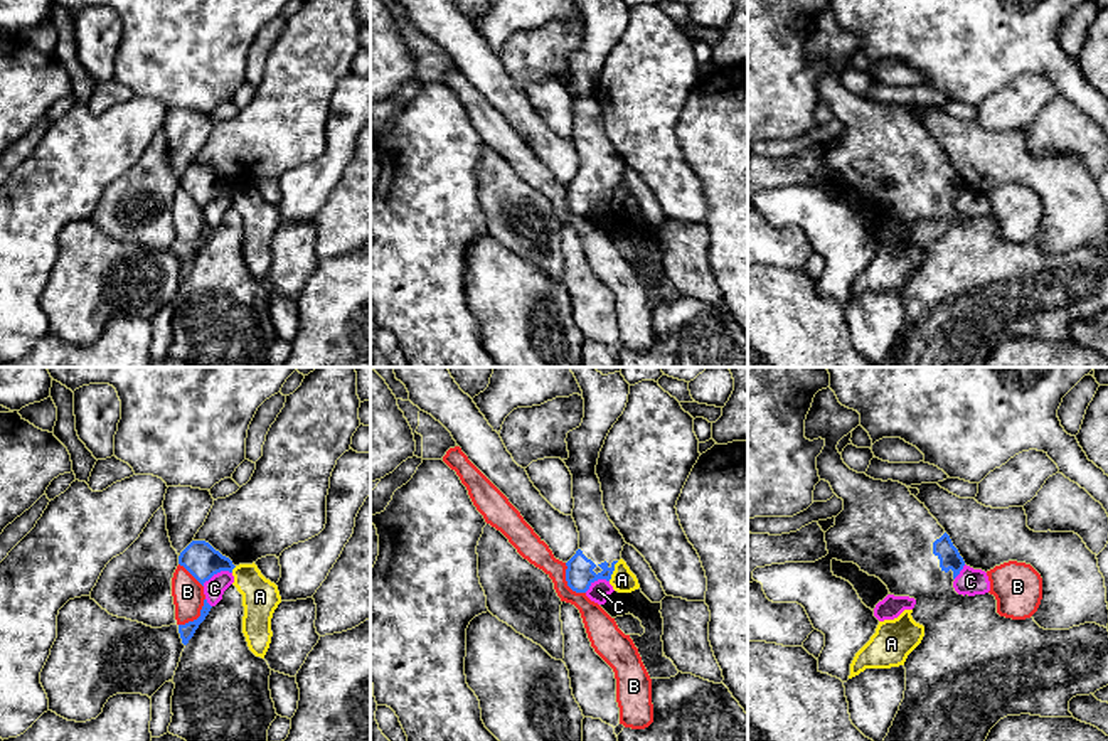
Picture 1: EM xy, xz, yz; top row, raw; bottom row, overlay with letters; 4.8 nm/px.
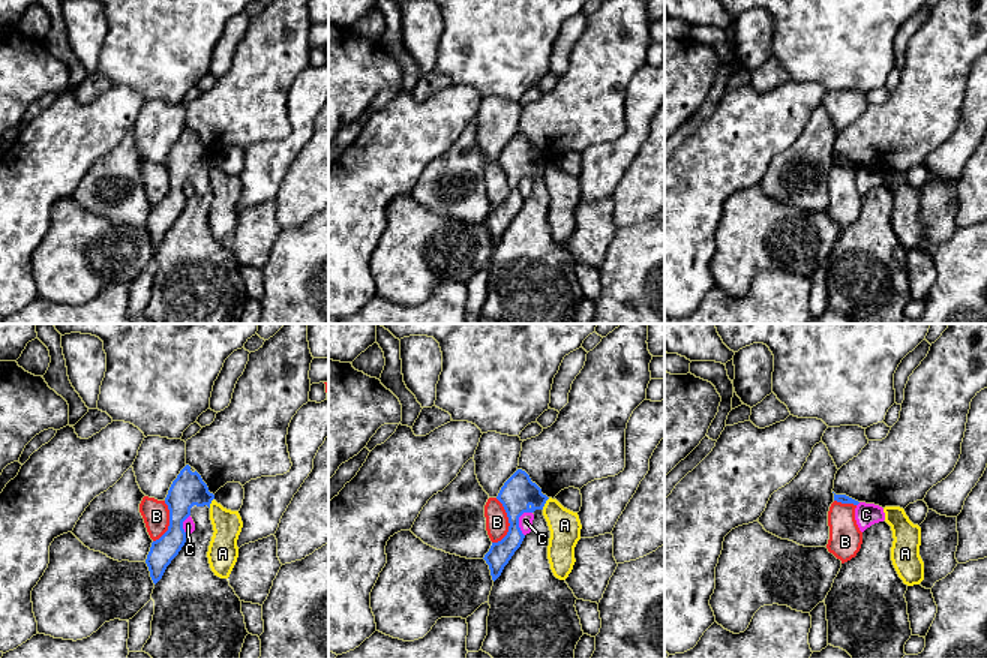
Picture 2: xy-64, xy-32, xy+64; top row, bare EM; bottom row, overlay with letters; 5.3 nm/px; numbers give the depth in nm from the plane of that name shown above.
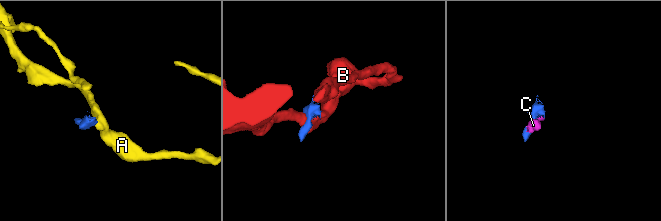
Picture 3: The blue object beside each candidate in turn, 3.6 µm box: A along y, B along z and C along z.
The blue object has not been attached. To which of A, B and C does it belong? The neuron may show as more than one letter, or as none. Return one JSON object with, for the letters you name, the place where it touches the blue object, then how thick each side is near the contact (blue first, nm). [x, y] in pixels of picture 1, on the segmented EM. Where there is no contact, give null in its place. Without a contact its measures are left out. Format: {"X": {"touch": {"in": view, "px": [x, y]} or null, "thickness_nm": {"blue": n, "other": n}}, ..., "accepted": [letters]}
{"accepted": []}

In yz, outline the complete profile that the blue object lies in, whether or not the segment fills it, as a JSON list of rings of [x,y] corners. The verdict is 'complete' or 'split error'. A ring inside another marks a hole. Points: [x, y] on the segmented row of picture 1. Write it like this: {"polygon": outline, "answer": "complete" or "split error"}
{"polygon": [[[830,387],[815,394],[805,419],[805,438],[825,441],[817,456],[818,477],[828,482],[834,493],[844,500],[844,510],[835,517],[835,525],[825,532],[828,554],[815,562],[771,564],[753,571],[753,579],[763,584],[770,601],[802,605],[813,628],[825,635],[825,647],[817,658],[818,672],[847,682],[855,653],[871,640],[879,625],[874,611],[862,603],[854,586],[832,573],[832,561],[837,559],[854,562],[869,576],[879,578],[891,594],[914,598],[911,616],[924,626],[921,643],[904,662],[904,699],[884,741],[985,741],[990,729],[1007,716],[1073,717],[1069,712],[1073,697],[1089,696],[1108,685],[1108,628],[1084,623],[1069,630],[1044,630],[1032,616],[1025,620],[1000,616],[997,600],[990,593],[958,594],[953,581],[965,561],[924,504],[906,485],[874,480],[844,463],[837,445],[857,426],[860,426],[860,414],[842,406]]], "answer": "split error"}

